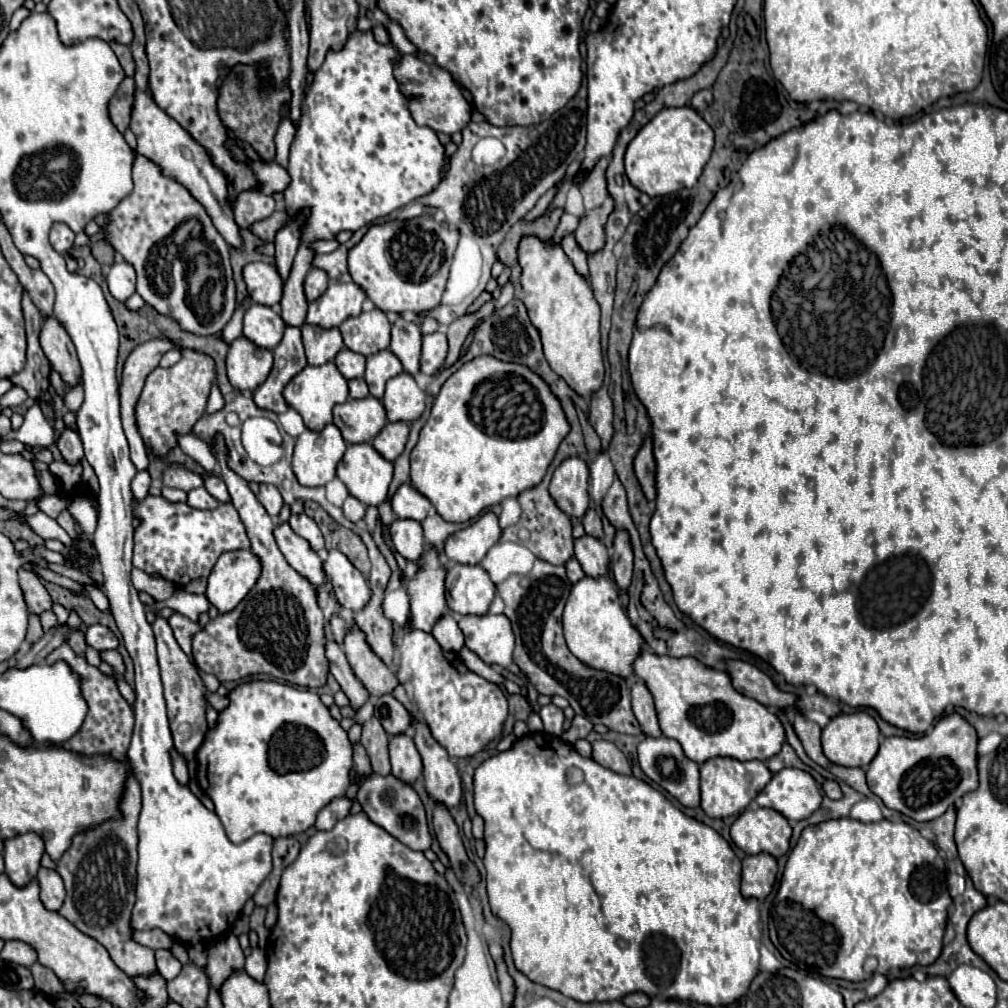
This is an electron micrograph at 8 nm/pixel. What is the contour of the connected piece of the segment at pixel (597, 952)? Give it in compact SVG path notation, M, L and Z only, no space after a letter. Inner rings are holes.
M528 733L520 737L508 751L492 755L480 763L474 771L474 807L484 819L484 841L486 841L486 889L492 913L506 921L512 929L510 949L516 969L522 971L530 981L546 985L572 997L580 1003L592 1001L616 1001L628 993L642 991L646 995L662 993L662 997L676 997L682 1001L704 1003L710 1007L732 1005L740 999L752 979L758 973L760 959L760 909L756 899L744 899L740 893L740 859L734 855L726 839L712 827L684 815L672 805L660 791L652 789L636 777L618 775L594 759L582 757L570 743L564 743L556 735ZM572 769L582 771L582 781L574 783Z

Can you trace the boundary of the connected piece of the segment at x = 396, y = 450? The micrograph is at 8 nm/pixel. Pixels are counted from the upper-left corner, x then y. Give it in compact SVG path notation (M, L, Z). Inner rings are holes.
M388 423L372 441L372 447L388 461L396 461L398 455L402 455L404 445L408 441L408 431L410 425L408 423Z

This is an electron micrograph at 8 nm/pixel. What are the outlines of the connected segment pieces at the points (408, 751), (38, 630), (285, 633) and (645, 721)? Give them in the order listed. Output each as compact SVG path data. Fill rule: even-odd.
M396 735L390 739L390 761L392 775L406 785L412 785L422 773L420 753L408 735Z
M30 615L26 641L28 641L28 643L36 643L36 641L42 637L42 633L44 633L44 629L42 629L42 625L40 625L40 617L38 617L38 615Z
M222 437L216 439L216 455L218 455L218 465L220 465L220 477L224 479L224 483L230 491L232 505L236 507L236 511L240 513L240 519L246 525L246 531L248 531L248 537L252 543L252 551L262 561L262 575L260 575L258 583L254 585L254 589L250 589L250 593L238 603L238 607L234 607L230 613L220 613L216 619L210 619L206 623L206 627L194 635L192 659L202 673L212 673L222 683L238 681L238 679L260 673L260 675L272 675L286 683L308 687L308 689L318 689L318 685L324 687L330 669L328 669L328 659L324 653L326 619L324 619L322 609L318 609L318 589L314 589L314 585L310 585L310 581L306 581L306 577L302 577L300 573L294 573L294 569L290 569L290 565L286 565L286 559L282 557L282 551L278 549L274 535L272 535L274 523L272 523L270 515L258 503L254 493L250 491L248 483L226 467L226 445L224 445Z
M638 679L630 687L630 695L632 695L632 711L634 711L642 731L646 735L652 735L652 737L662 735L660 727L658 727L658 717L656 717L656 707L654 707L652 695L650 695L650 691L642 679Z

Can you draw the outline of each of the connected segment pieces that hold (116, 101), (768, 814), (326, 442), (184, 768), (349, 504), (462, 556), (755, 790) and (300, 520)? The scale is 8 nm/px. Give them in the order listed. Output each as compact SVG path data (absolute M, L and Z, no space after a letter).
M126 77L122 85L118 87L116 95L110 101L110 117L112 123L118 127L118 131L126 131L130 125L130 113L132 113L132 103L134 103L134 93L136 85L132 77Z
M746 809L730 827L730 837L738 849L746 855L768 853L782 857L790 849L792 827L786 817L774 809Z
M326 425L322 431L306 429L294 447L292 469L306 487L326 485L336 477L336 465L346 451L346 441L336 425Z
M172 747L170 751L170 757L172 757L172 767L174 767L174 777L186 785L188 783L188 765L186 765L186 759Z
M348 497L342 505L342 511L346 515L346 519L350 519L352 523L358 523L364 519L364 513L366 513L366 505L362 505L356 497Z
M488 511L478 521L468 525L466 529L452 533L446 539L444 553L448 559L464 565L476 565L482 561L482 557L488 553L488 549L500 539L500 525L498 517Z
M710 759L700 769L700 791L702 791L702 809L708 817L730 817L742 813L750 801L766 787L772 773L762 761L736 761L736 759Z
M306 513L292 515L288 523L290 523L290 527L294 529L294 533L296 533L296 535L304 537L304 539L310 543L310 547L312 547L314 551L324 549L324 537L322 537L322 533L320 533L320 529L318 529L316 521L314 521L314 519L310 519Z

